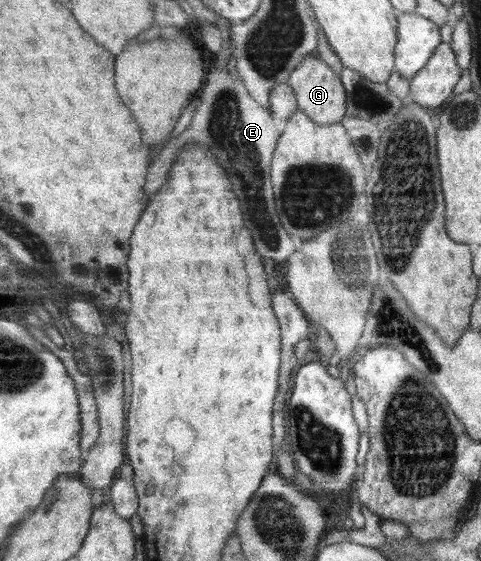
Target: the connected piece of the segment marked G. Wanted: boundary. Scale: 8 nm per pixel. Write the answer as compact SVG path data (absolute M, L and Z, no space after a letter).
M307 56L301 64L295 68L291 74L288 84L294 89L298 99L298 107L301 108L313 121L319 125L331 125L342 122L346 117L347 94L342 76L323 62L320 58L316 59Z

